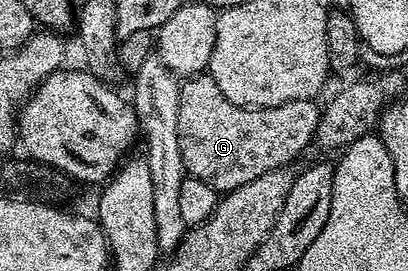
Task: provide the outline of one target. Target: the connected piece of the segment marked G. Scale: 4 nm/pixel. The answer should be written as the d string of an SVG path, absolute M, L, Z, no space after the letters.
M198 74L188 77L182 83L181 97L179 98L179 118L178 118L178 136L179 147L182 151L182 160L185 163L185 171L194 180L202 180L207 182L207 186L211 186L218 194L224 194L235 190L239 186L243 186L247 182L251 182L255 178L259 178L259 174L267 174L267 170L275 170L276 168L284 168L292 165L293 159L313 144L313 135L317 132L319 126L319 118L321 117L321 108L316 105L313 100L292 100L291 102L283 102L279 106L271 106L270 108L244 108L235 102L225 100L223 98L223 90L219 90L219 86L215 86L215 82L207 74Z

